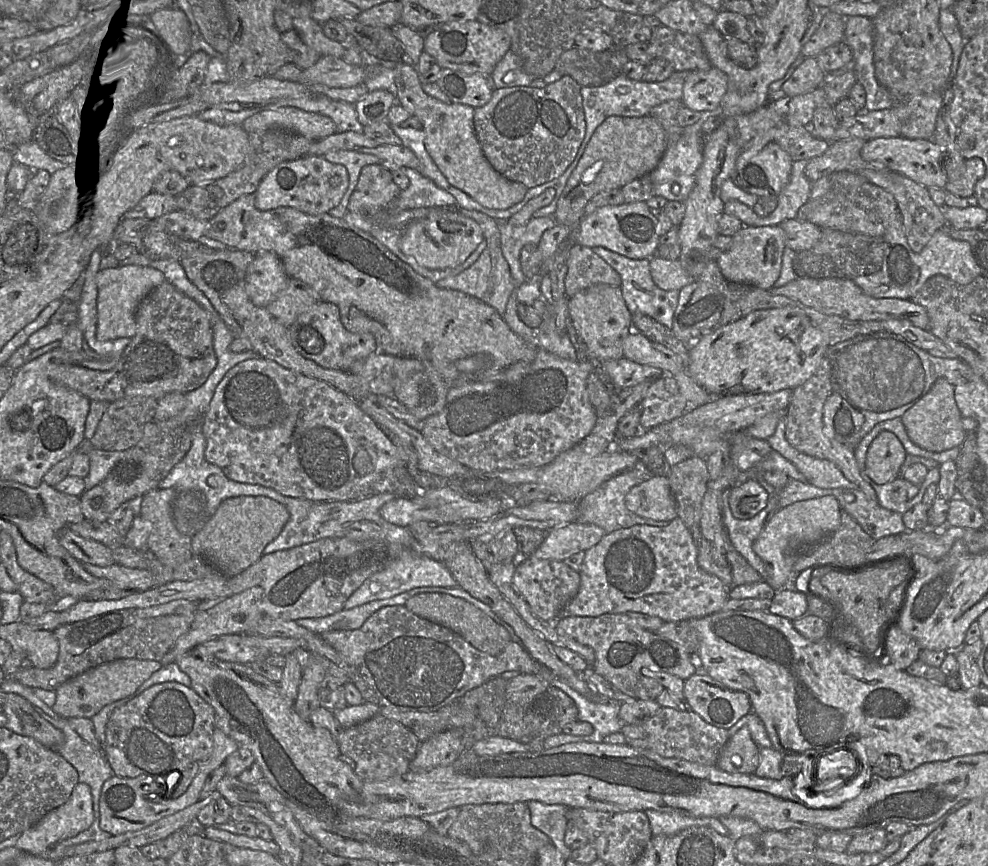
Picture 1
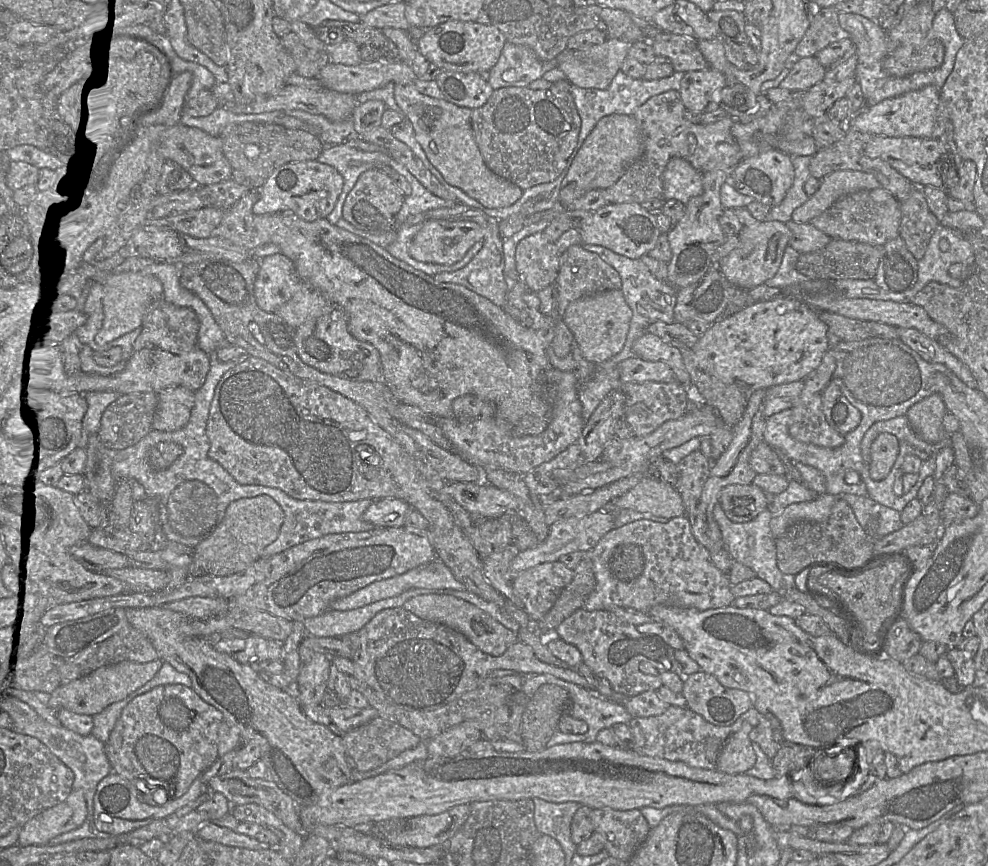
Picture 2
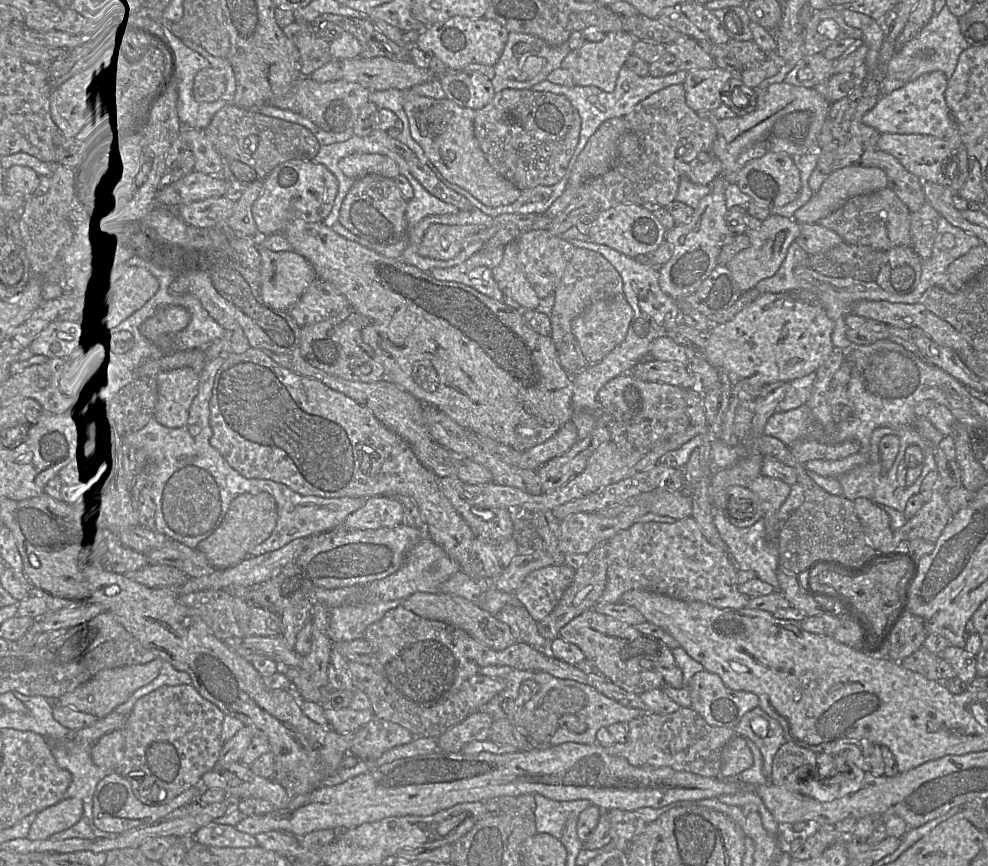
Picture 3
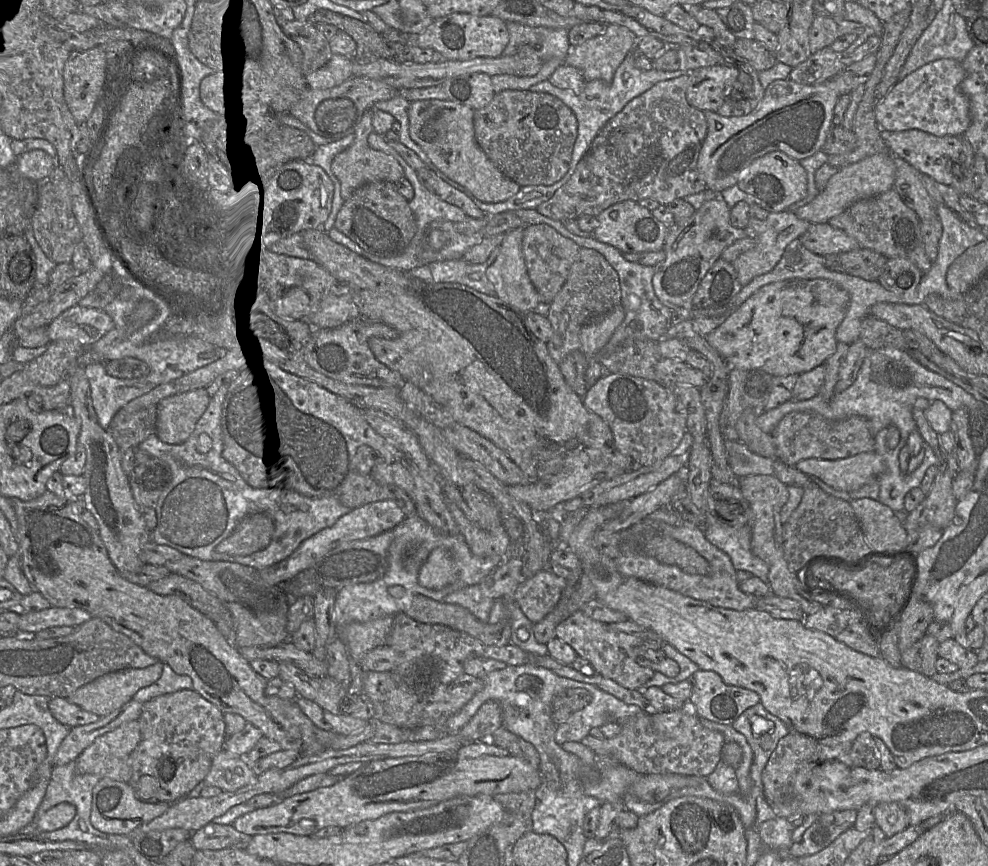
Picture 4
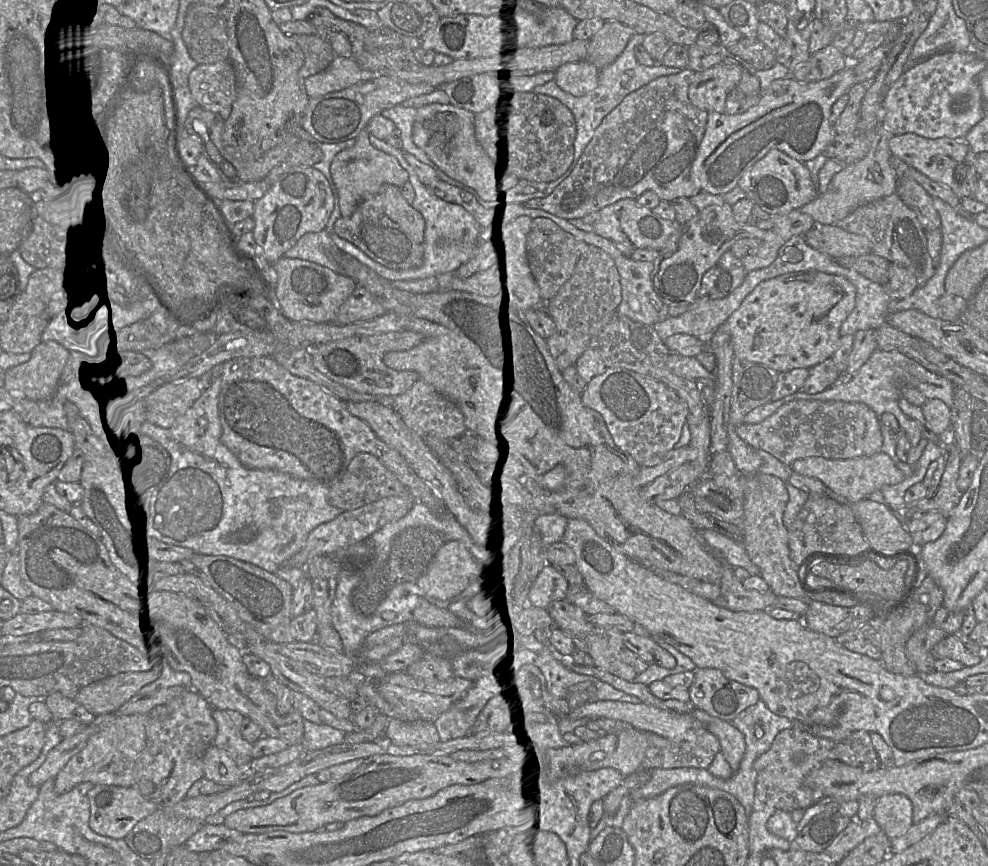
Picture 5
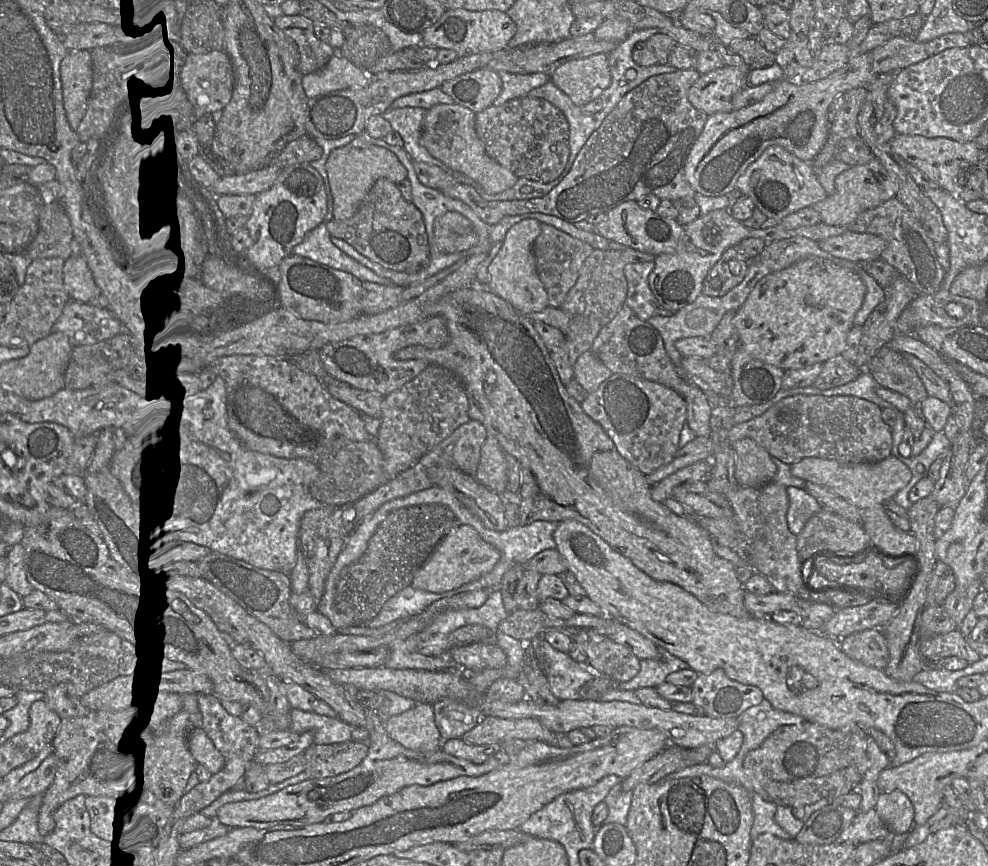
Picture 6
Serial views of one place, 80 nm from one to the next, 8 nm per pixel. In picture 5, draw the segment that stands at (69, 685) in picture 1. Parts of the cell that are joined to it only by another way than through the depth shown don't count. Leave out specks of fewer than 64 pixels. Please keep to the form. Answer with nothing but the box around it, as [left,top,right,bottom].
[75,663,160,716]

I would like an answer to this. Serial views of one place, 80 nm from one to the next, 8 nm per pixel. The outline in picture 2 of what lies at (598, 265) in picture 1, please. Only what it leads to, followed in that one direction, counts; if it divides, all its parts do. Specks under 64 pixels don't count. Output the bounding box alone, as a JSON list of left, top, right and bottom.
[555,245,621,322]

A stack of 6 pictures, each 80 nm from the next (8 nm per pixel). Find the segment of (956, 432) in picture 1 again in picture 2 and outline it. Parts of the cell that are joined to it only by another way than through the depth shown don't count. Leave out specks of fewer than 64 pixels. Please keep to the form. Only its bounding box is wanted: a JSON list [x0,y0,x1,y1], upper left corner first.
[907,394,949,443]

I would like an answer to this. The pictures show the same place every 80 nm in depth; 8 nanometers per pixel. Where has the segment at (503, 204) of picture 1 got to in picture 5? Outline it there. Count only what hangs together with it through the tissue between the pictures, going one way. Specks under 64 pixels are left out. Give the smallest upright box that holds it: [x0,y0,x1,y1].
[413,103,522,199]

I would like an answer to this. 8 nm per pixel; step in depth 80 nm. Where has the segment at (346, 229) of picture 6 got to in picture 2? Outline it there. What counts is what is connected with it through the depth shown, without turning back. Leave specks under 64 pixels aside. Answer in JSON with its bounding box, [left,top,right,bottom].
[342,168,405,248]

